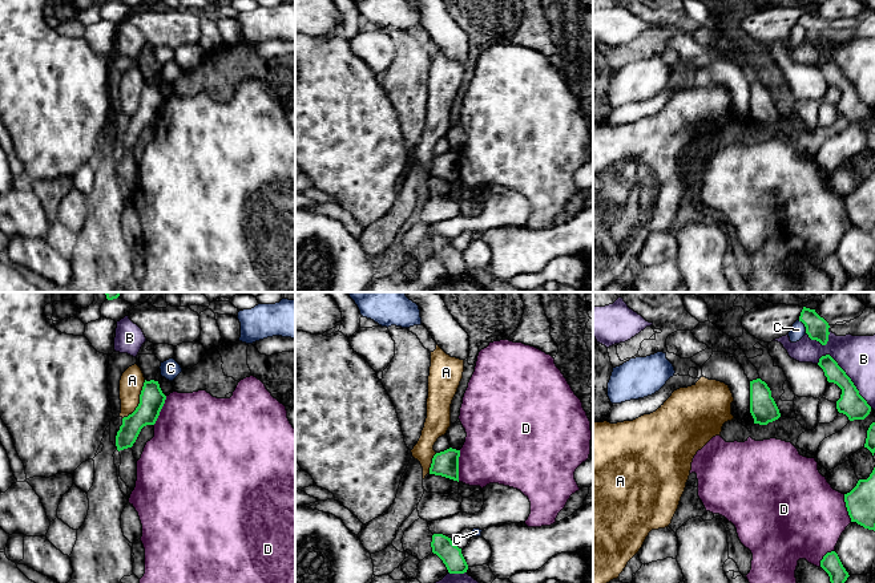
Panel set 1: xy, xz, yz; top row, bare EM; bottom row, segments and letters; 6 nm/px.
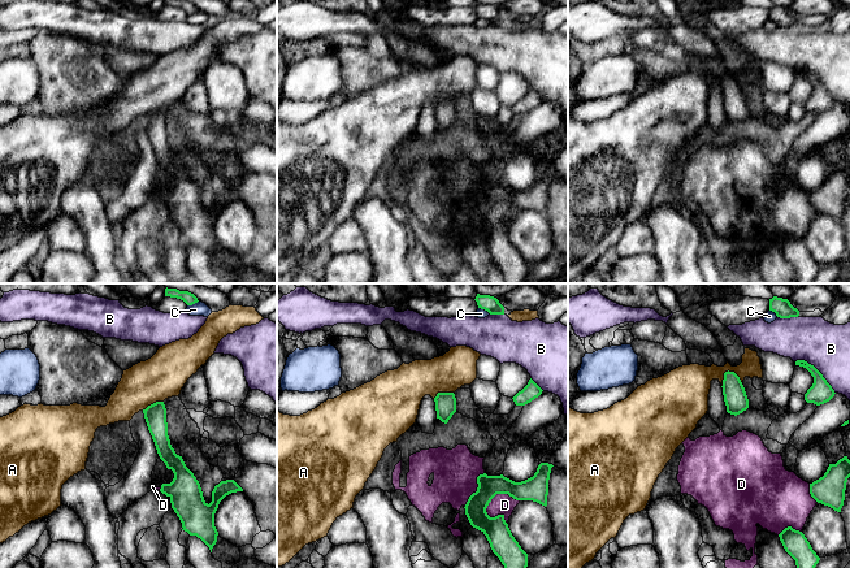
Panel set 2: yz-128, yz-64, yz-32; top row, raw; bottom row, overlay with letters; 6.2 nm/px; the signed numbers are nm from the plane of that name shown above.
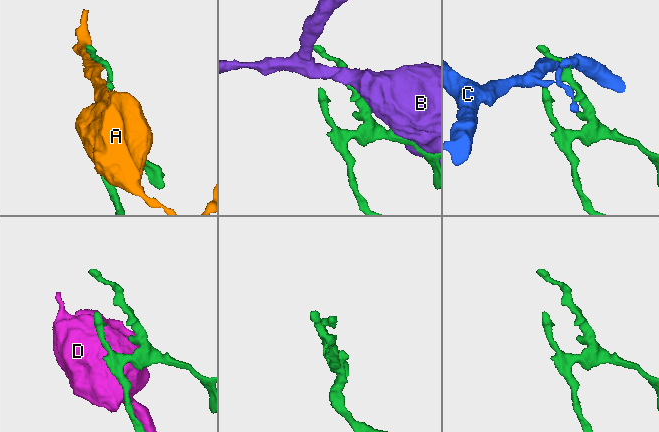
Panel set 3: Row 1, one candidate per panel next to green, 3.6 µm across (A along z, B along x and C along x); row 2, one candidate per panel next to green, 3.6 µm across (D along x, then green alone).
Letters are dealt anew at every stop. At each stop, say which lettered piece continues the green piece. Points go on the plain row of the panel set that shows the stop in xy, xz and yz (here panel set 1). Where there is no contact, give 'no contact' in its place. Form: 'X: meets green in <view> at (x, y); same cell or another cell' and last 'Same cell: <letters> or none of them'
A: meets green in xy at (140, 104); another cell
B: meets green in yz at (847, 79); another cell
C: meets green in yz at (805, 28); another cell
D: meets green in xz at (458, 169); another cell
Same cell: none of them

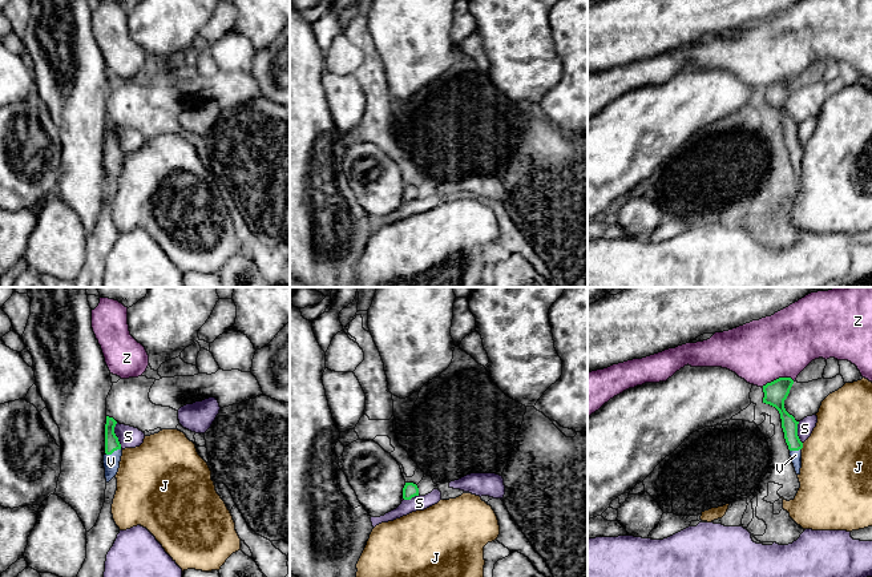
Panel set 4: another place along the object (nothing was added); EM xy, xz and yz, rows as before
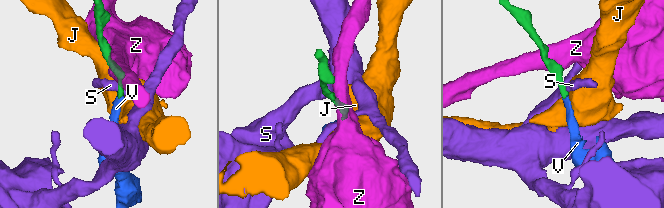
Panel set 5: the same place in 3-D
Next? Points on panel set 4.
J: meets green in yz at (802, 148); another cell
S: meets green in xy at (114, 137); another cell
V: meets green in xy at (113, 153); same cell
Z: meets green in yz at (779, 80); another cell
Same cell: V

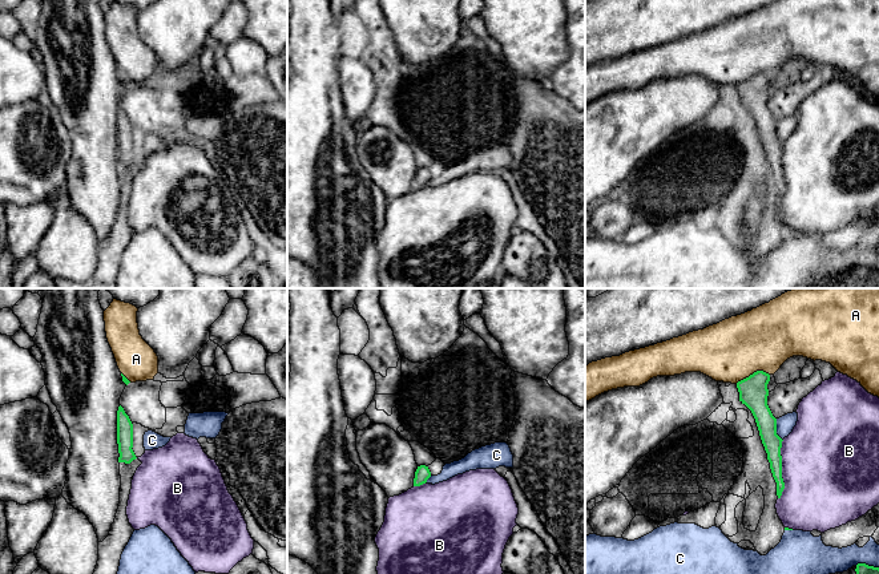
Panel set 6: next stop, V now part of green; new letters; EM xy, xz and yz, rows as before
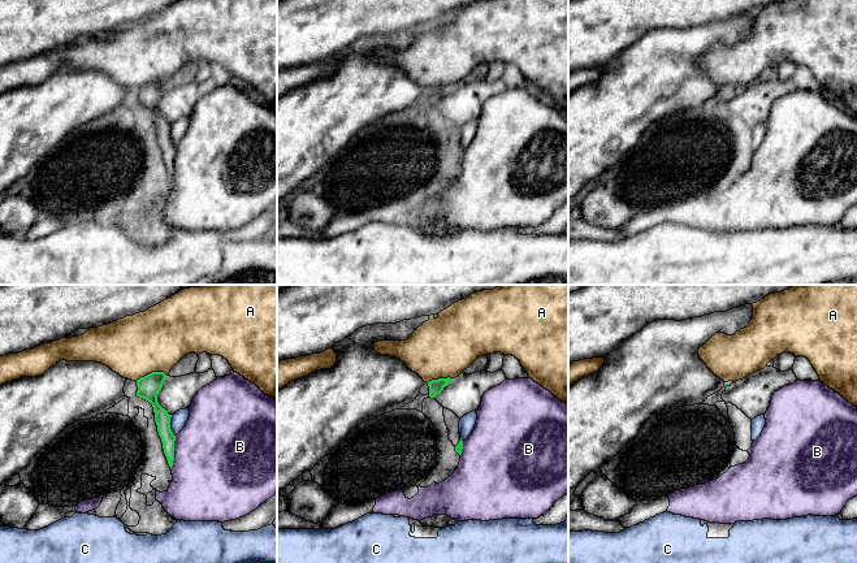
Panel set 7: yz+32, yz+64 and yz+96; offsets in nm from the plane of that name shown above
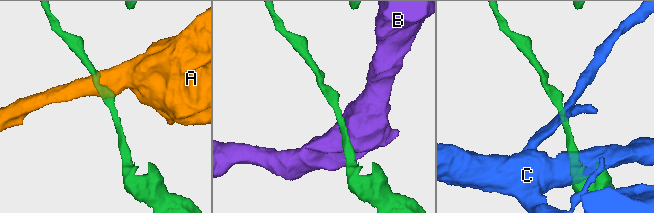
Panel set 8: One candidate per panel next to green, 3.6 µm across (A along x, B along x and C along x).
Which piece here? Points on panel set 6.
A: meets green in yz at (753, 76); another cell
B: meets green in yz at (781, 172); another cell
C: meets green in yz at (775, 132); another cell
Same cell: none of them

